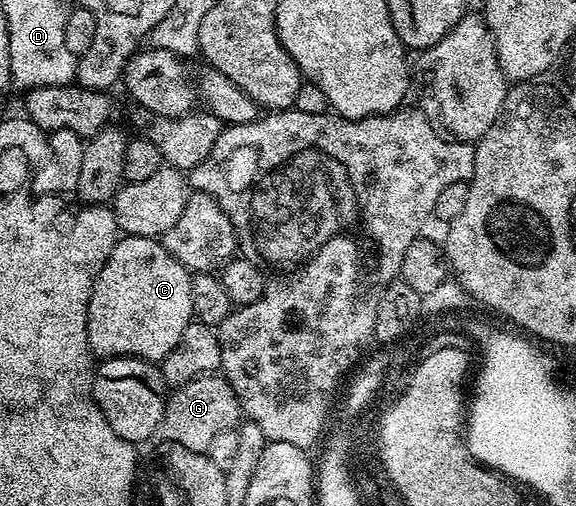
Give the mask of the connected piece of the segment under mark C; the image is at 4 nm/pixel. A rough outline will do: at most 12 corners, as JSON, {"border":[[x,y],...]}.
{"border":[[122,236],[98,268],[99,359],[161,363],[194,318],[191,271]]}

